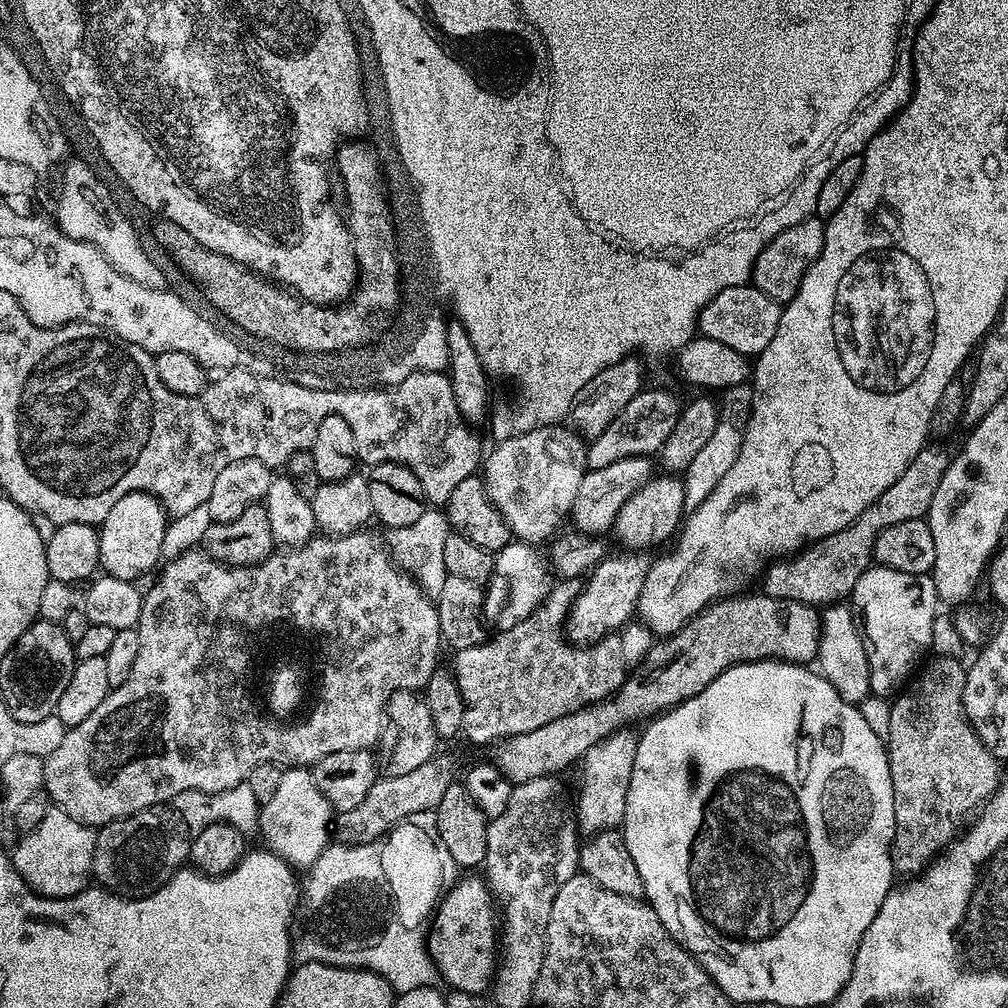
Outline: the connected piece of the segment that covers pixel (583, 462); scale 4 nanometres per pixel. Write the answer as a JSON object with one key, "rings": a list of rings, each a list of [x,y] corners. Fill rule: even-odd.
{"rings":[[[562,424],[542,426],[510,436],[483,459],[482,479],[487,496],[502,514],[515,539],[521,543],[542,544],[572,511],[574,497],[587,469],[587,447],[580,434]]]}

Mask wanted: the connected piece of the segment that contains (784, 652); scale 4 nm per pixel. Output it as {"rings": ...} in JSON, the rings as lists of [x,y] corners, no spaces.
{"rings":[[[763,592],[750,596],[724,597],[713,604],[709,604],[694,618],[680,628],[675,634],[657,639],[652,648],[644,656],[644,660],[635,665],[628,675],[625,675],[620,687],[598,704],[587,704],[582,710],[574,710],[574,714],[566,714],[562,718],[554,718],[554,722],[546,722],[538,730],[530,730],[526,734],[511,736],[509,740],[501,740],[495,745],[496,757],[494,763],[498,771],[513,785],[521,784],[534,778],[556,776],[563,768],[579,761],[599,740],[625,729],[634,720],[655,718],[662,712],[675,708],[683,700],[697,696],[703,688],[718,674],[722,674],[735,664],[753,664],[755,660],[782,660],[793,664],[807,665],[817,659],[820,642],[819,611],[811,605],[794,602],[793,600],[776,599]]]}

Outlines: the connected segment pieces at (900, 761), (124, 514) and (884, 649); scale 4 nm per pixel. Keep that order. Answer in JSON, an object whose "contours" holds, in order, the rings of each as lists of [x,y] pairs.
{"contours":[[[[937,655],[933,659],[928,665],[925,663],[915,673],[911,683],[891,701],[886,747],[890,782],[894,782],[896,838],[892,846],[892,862],[897,873],[919,873],[937,853],[947,849],[957,839],[961,829],[973,819],[977,809],[987,804],[996,793],[1002,779],[1001,761],[978,738],[964,713],[962,690],[966,682],[965,665],[960,665],[961,661],[954,656]]],[[[131,492],[126,494],[126,498],[118,498],[118,502],[110,506],[110,514],[106,514],[98,526],[100,568],[114,578],[139,581],[139,576],[146,575],[161,563],[162,540],[169,521],[170,517],[160,501],[148,492]]],[[[869,566],[862,578],[858,578],[850,597],[850,607],[858,621],[860,637],[864,639],[866,658],[869,662],[871,695],[891,697],[913,675],[914,669],[921,663],[920,655],[932,647],[931,632],[938,615],[936,604],[938,605],[938,597],[931,575],[903,573],[898,569]]]]}

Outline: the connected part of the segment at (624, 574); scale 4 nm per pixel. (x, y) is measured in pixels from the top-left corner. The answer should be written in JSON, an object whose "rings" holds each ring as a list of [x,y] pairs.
{"rings":[[[628,550],[620,555],[624,556],[609,555],[587,573],[586,579],[588,581],[586,579],[583,581],[581,590],[576,595],[576,600],[568,612],[566,621],[566,636],[573,645],[595,645],[603,640],[605,636],[619,633],[620,629],[633,619],[636,612],[636,603],[642,594],[642,582],[646,582],[646,574],[650,567],[650,556],[644,550]]]}

